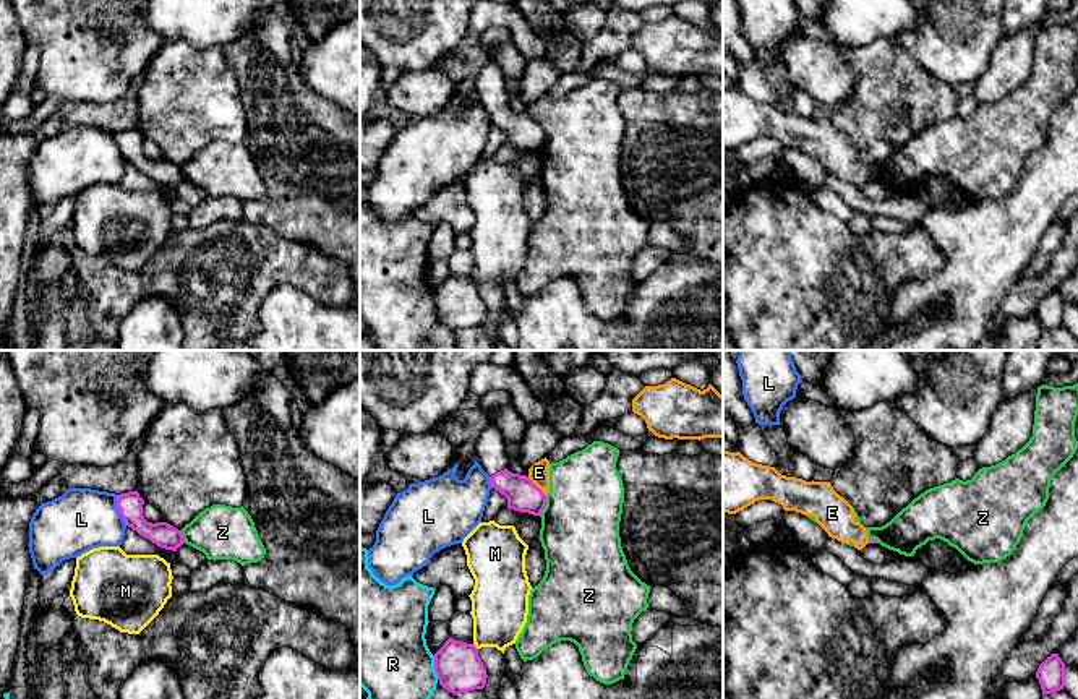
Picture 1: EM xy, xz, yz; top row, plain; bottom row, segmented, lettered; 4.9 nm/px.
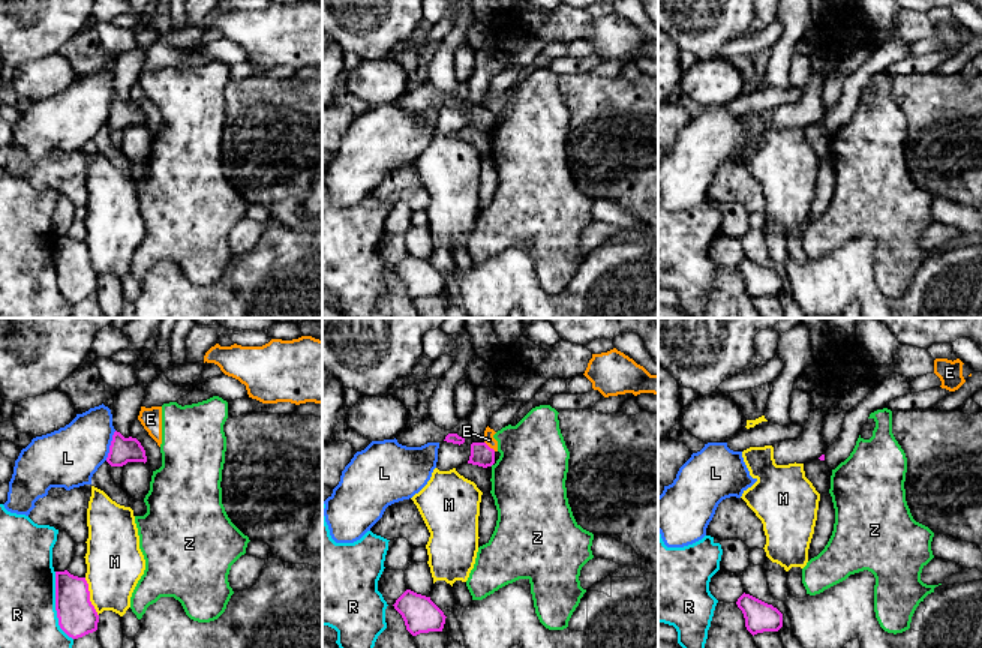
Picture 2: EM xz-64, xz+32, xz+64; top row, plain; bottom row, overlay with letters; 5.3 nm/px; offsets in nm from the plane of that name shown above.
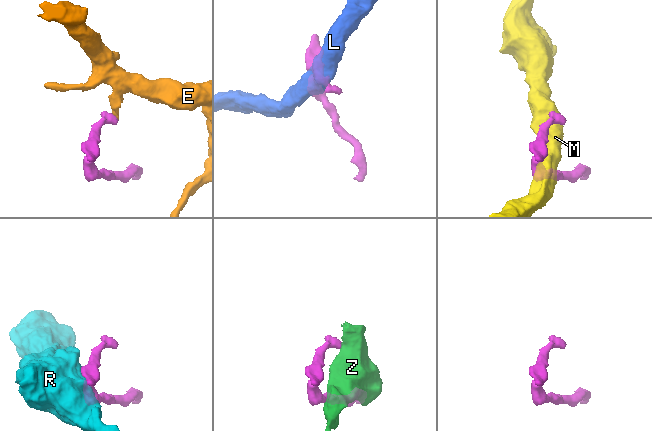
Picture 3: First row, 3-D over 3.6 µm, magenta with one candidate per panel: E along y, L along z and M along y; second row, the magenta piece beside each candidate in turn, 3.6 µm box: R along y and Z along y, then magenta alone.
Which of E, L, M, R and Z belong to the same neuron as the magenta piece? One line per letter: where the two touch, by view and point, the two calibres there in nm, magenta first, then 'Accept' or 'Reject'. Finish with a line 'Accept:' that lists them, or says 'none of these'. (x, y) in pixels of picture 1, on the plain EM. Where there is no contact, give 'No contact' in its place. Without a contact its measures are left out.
E: Touches magenta at xz (537, 124). Thickness 170 nm (magenta) against 100 nm. Reject
L: Touches magenta at xy (119, 146). Thickness 130 nm (magenta) against 300 nm. Reject
M: Touches magenta at xz (474, 283). Thickness 240 nm (magenta) against 280 nm. Reject
R: Touches magenta at xz (435, 304). Thickness 240 nm (magenta) against 400 nm. Reject
Z: Touches magenta at xz (545, 141). Thickness 170 nm (magenta) against 380 nm. Reject
Accept: none of these

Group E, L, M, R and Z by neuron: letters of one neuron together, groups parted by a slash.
E Z / L / M / R

